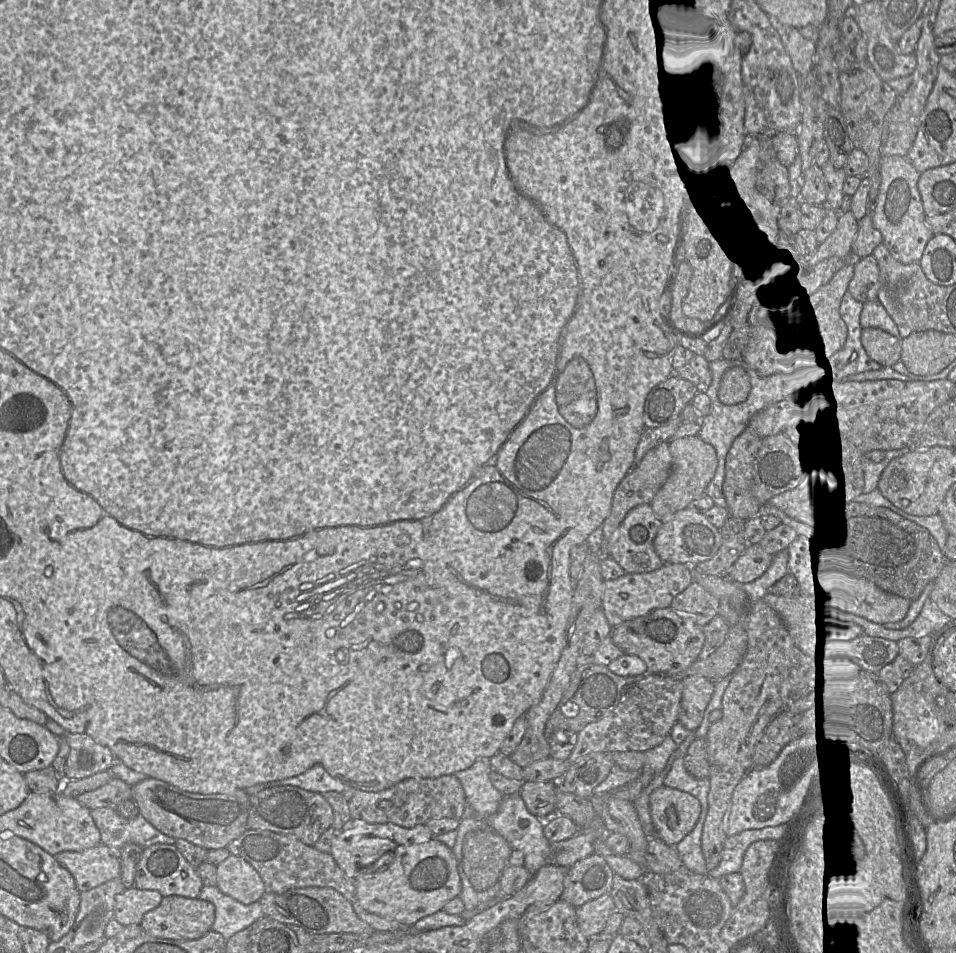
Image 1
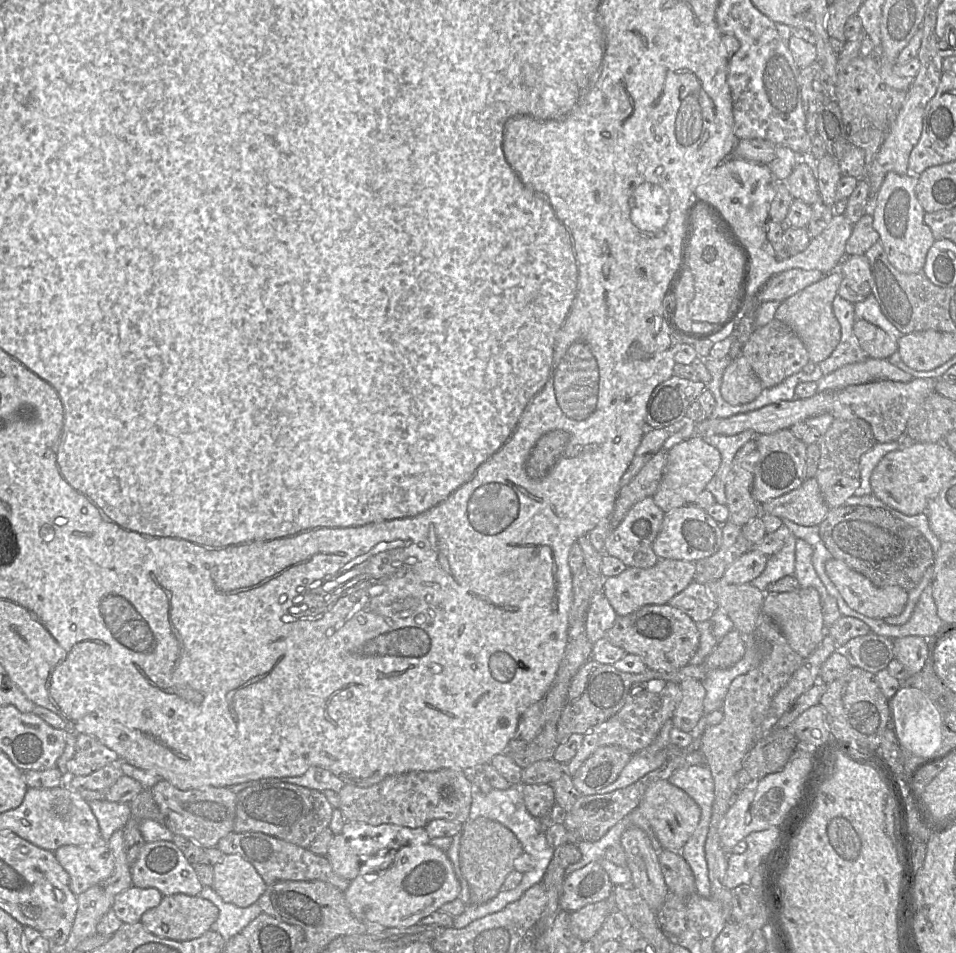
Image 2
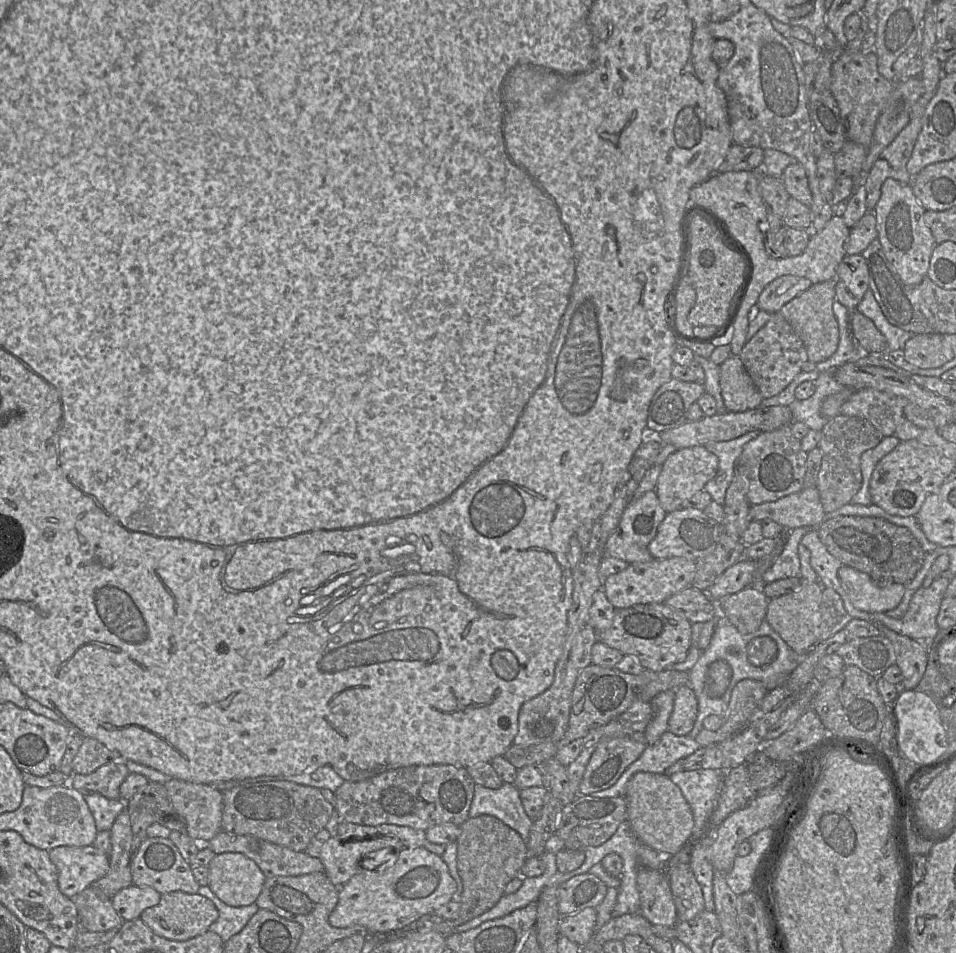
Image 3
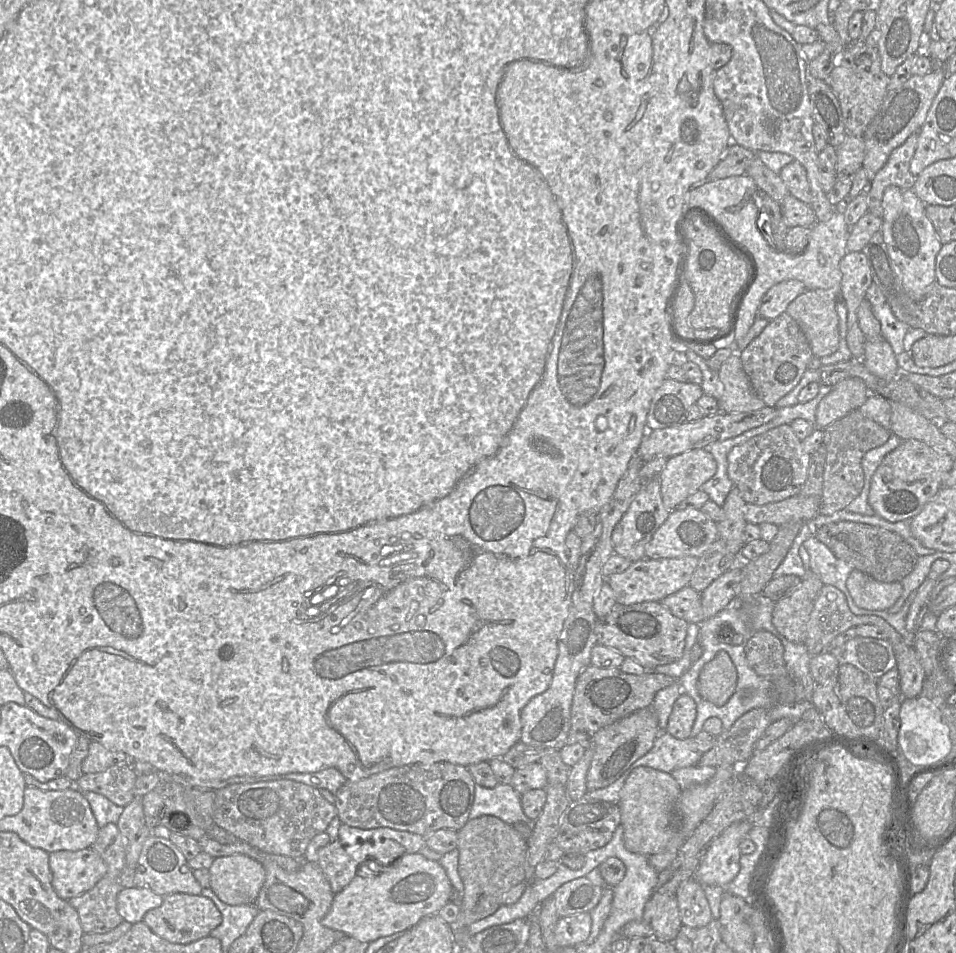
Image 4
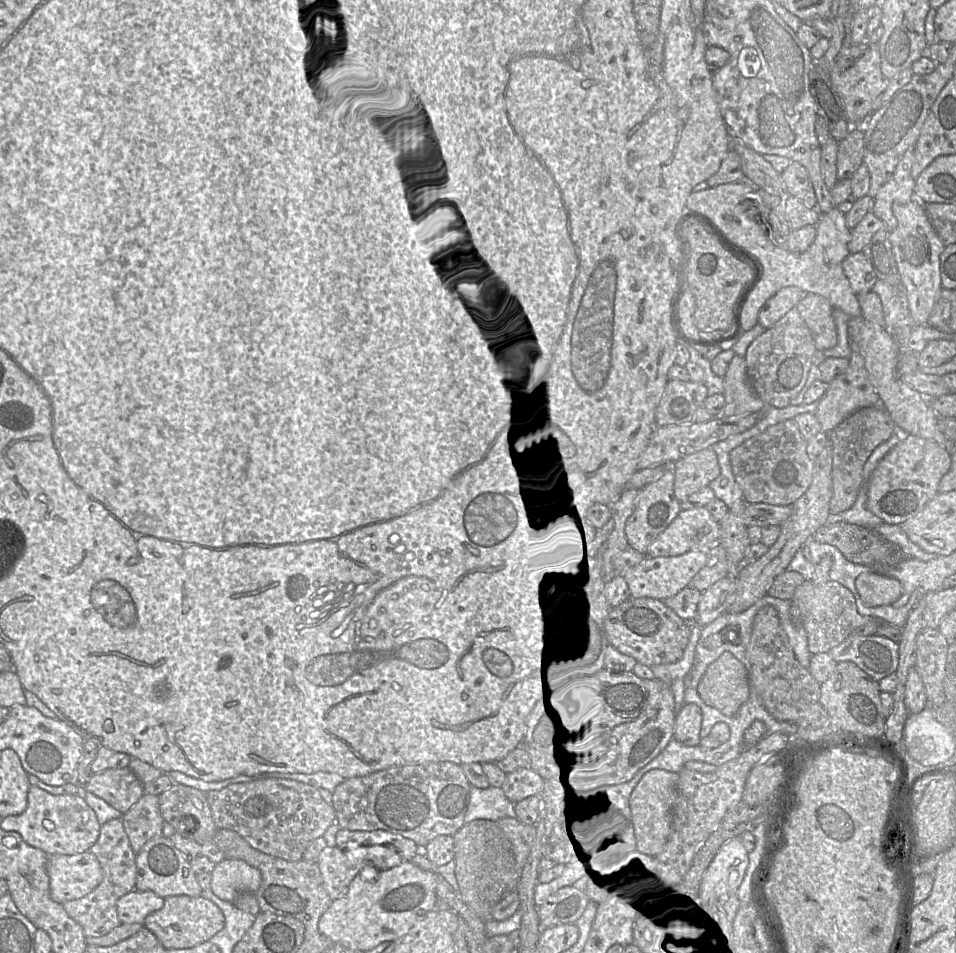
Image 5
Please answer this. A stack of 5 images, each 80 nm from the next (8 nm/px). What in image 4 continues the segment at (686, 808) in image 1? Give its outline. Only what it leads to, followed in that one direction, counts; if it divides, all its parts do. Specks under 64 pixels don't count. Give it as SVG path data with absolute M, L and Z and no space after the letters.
M650 767L636 768L626 780L619 799L624 844L633 853L649 856L662 852L678 827L676 804L681 788L670 773Z

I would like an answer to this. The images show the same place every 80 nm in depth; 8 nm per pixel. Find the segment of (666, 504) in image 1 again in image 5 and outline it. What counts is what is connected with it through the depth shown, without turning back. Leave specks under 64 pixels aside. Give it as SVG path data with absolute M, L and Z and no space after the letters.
M710 449L681 459L670 470L674 474L674 497L680 504L707 487L719 475L716 457Z

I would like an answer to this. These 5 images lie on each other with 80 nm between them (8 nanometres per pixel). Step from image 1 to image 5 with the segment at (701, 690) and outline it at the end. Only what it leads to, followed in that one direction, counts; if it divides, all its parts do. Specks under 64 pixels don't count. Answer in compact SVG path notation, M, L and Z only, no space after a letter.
M693 703L677 707L673 727L673 739L685 746L697 746L700 741L702 715L700 708Z

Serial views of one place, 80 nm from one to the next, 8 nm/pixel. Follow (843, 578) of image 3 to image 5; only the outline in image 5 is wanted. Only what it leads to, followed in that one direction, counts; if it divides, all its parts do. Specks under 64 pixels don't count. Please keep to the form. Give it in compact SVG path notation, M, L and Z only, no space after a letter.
M861 573L855 587L868 607L892 605L902 594L902 585L897 579L879 573Z

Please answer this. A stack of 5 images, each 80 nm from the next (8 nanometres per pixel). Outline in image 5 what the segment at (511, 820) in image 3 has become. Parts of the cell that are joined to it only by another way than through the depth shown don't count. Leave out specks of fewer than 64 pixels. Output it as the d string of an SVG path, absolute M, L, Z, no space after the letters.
M470 785L466 824L476 819L498 821L506 817L516 817L515 803L506 797L502 787L477 788Z

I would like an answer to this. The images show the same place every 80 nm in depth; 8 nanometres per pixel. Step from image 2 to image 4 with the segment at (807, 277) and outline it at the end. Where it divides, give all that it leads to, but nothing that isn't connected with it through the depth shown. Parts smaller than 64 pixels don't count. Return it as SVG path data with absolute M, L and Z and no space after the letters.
M786 280L772 286L762 298L757 317L771 321L785 313L788 305L806 291L799 280Z

